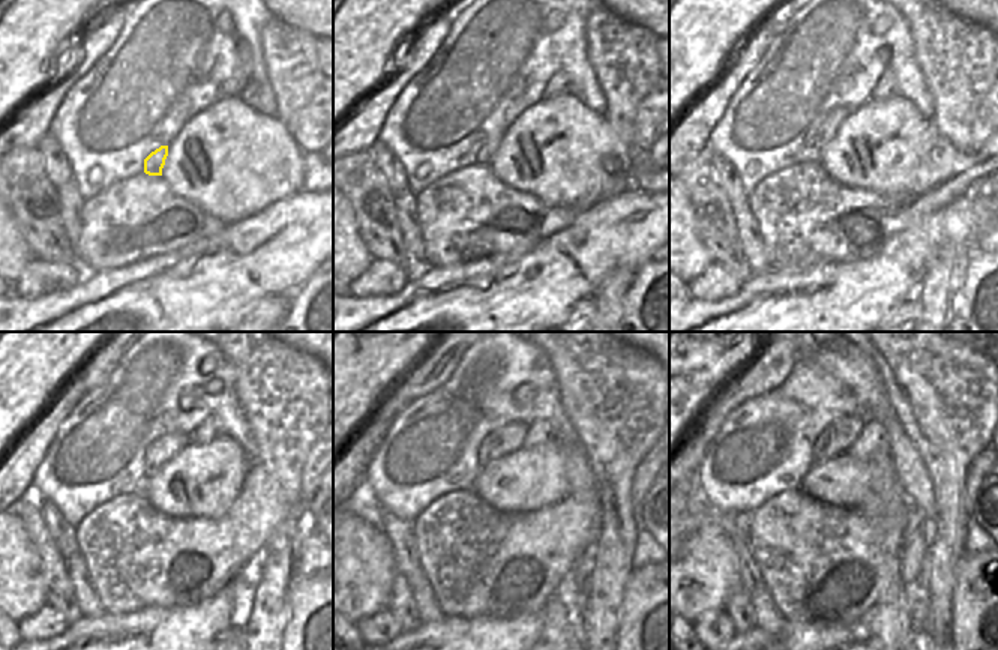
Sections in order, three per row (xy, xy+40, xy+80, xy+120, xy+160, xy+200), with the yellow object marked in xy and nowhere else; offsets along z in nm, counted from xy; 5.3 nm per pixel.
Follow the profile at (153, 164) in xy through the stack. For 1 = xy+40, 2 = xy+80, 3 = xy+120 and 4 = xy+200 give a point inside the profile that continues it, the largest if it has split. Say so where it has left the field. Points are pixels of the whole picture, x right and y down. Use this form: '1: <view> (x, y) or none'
1: xy+40 (488, 149)
2: xy+80 (832, 122)
3: xy+120 (161, 451)
4: xy+200 (835, 440)

